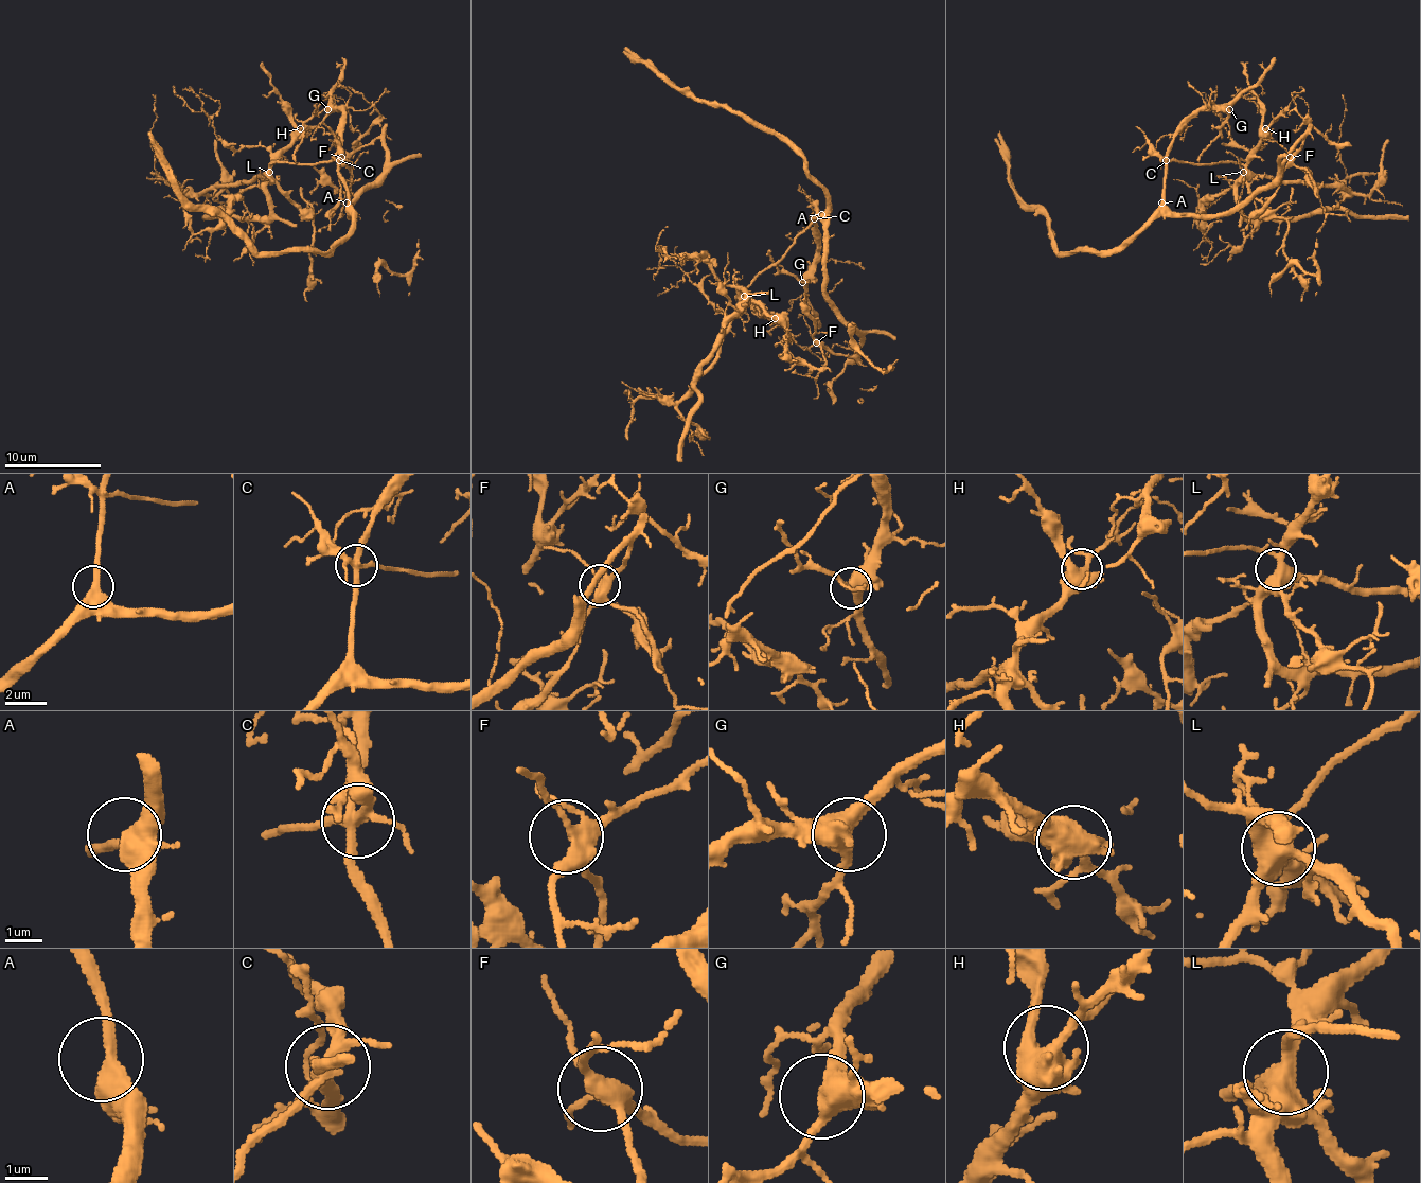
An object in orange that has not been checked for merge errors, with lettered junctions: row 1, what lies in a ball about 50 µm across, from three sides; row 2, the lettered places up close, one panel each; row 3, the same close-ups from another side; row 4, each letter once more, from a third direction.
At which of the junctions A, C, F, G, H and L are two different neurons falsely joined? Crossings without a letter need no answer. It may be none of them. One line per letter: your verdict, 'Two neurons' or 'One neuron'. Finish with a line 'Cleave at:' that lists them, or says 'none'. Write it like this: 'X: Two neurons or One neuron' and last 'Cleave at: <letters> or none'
A: One neuron
C: Two neurons
F: One neuron
G: One neuron
H: One neuron
L: One neuron
Cleave at: C

